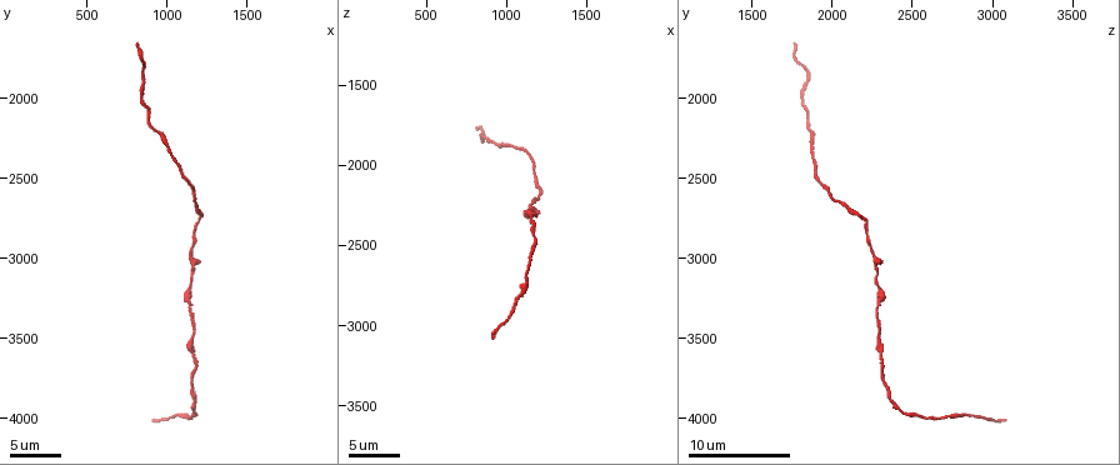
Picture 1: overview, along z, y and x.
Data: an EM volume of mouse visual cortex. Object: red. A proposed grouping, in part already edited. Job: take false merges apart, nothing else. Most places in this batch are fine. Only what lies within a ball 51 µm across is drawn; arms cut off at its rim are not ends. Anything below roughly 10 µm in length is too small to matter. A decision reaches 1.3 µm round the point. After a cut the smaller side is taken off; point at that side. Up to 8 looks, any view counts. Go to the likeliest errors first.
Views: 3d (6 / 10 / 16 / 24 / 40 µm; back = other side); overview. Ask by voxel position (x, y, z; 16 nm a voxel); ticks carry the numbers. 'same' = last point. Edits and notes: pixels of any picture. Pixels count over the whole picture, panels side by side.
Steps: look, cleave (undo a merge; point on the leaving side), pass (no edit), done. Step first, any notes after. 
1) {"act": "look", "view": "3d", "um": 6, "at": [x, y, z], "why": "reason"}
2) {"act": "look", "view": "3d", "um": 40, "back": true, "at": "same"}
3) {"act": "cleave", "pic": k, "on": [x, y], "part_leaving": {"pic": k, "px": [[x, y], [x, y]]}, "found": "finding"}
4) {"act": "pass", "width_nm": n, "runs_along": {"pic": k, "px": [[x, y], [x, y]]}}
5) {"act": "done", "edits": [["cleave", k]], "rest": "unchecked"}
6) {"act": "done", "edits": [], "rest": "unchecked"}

{"act": "look", "view": "3d", "um": 16, "at": [1160, 3060, 2260]}

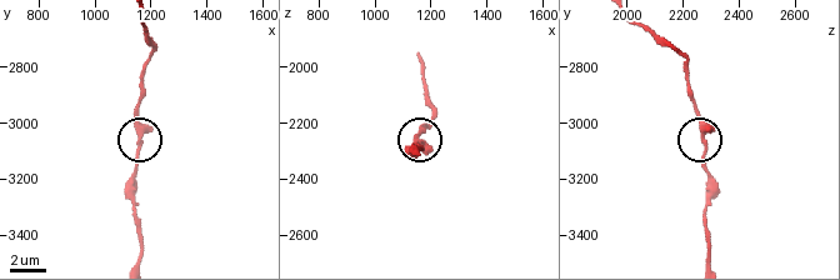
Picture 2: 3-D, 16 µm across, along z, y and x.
{"act": "pass", "width_nm": 390, "runs_along": {"pic": 2, "px": [[138, 138], [133, 198]]}, "found": "all the same neuron"}

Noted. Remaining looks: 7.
{"act": "look", "view": "3d", "um": 16, "at": [1200, 2760, 2200], "why": "sudden change in width"}

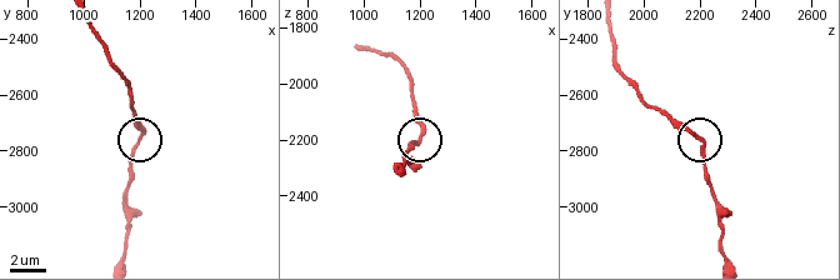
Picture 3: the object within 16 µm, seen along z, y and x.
{"act": "pass", "runs_along": {"pic": 3, "px": [[126, 219], [130, 154], [140, 139], [135, 110]]}, "found": "continuous, no second neuron"}

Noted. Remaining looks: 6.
{"act": "look", "view": "3d", "um": 6, "at": [1000, 2300, 1880], "why": "sudden change in width"}

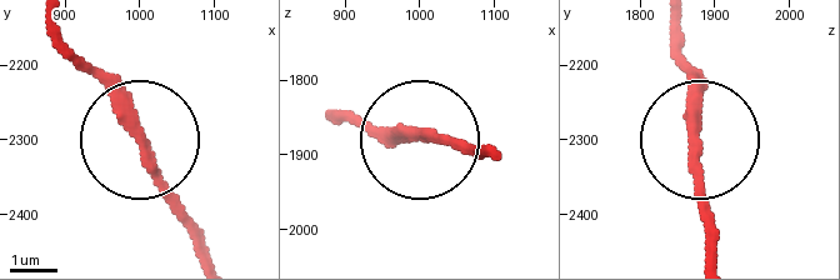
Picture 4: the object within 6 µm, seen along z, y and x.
{"act": "pass", "width_nm": 220, "runs_along": {"pic": 4, "px": [[485, 150], [346, 126]]}, "found": "continuous, no second neuron"}

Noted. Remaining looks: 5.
{"act": "look", "view": "3d", "um": 6, "at": [1140, 4000, 2640], "why": "calibre changes"}

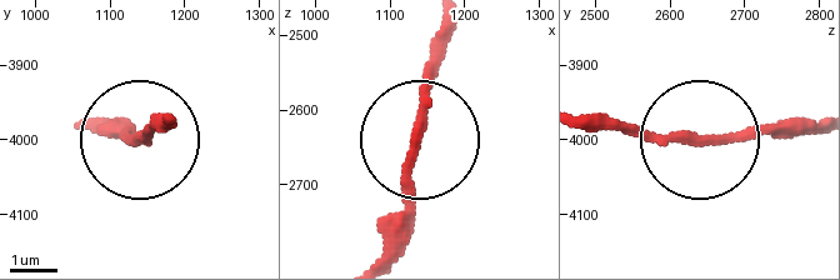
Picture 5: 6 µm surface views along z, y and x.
{"act": "pass", "width_nm": 190, "runs_along": {"pic": 5, "px": [[584, 123], [819, 135]]}, "found": "all the same neuron"}

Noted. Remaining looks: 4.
{"act": "done", "edits": [], "rest": "unchecked"}

